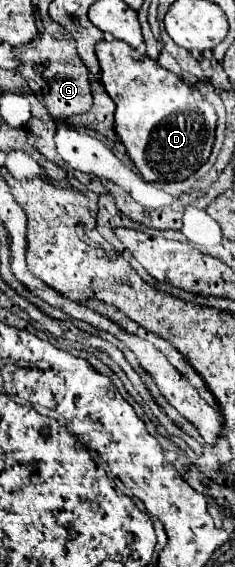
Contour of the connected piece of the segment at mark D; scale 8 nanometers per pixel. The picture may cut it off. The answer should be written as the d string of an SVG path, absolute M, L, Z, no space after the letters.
M102 40L96 46L96 54L102 68L102 84L108 90L110 98L116 102L116 134L124 142L134 166L140 170L140 176L146 182L176 182L192 176L210 156L216 132L216 110L210 102L202 98L196 86L184 82L182 76L162 68L156 60L140 56L136 48L122 40Z

